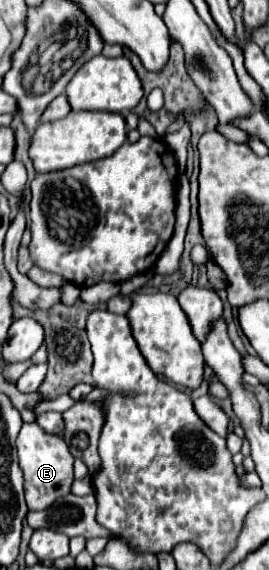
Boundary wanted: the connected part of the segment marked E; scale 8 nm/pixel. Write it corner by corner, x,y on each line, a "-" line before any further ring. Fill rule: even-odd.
23,423
17,435
19,465
25,473
25,501
31,511
41,511
55,503
59,497
69,495
73,483
73,455
59,435
49,435
33,423

